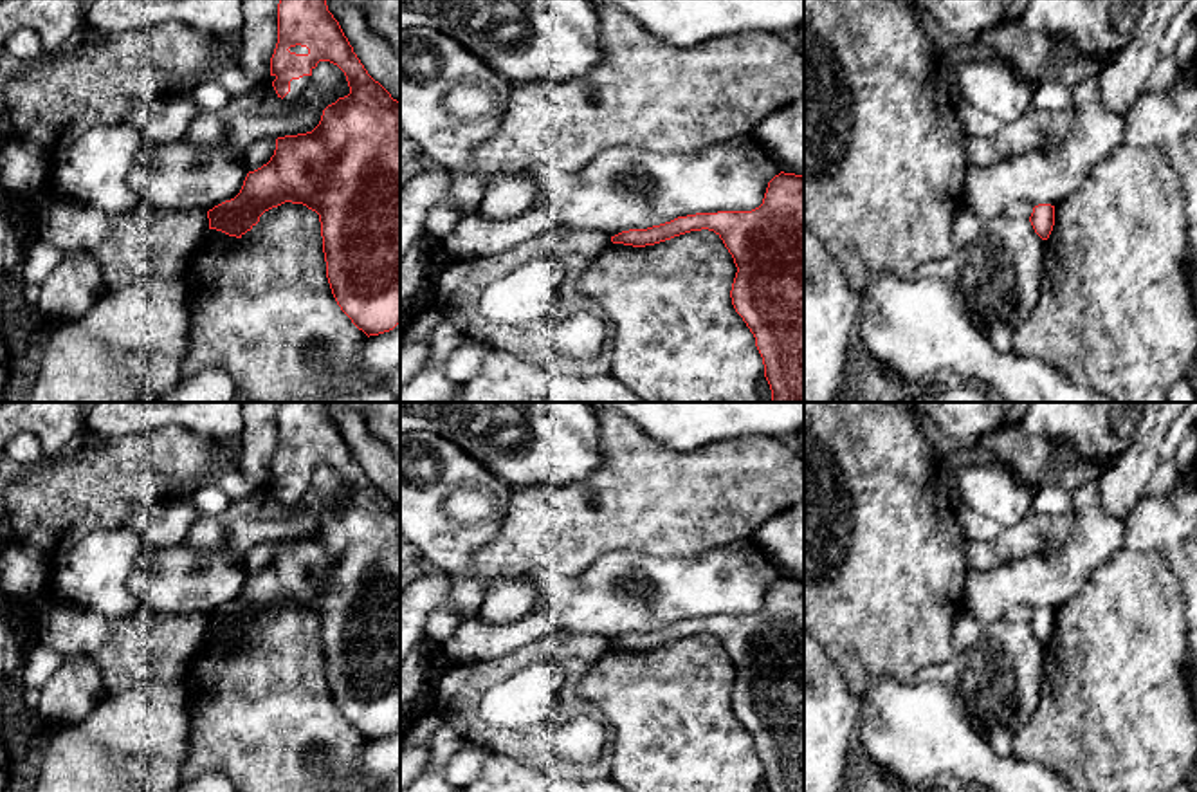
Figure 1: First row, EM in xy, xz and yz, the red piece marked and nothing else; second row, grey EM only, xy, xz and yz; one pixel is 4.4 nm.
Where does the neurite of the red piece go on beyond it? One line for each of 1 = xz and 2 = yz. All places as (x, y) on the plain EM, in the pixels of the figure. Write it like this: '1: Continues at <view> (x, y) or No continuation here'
1: No continuation here
2: No continuation here

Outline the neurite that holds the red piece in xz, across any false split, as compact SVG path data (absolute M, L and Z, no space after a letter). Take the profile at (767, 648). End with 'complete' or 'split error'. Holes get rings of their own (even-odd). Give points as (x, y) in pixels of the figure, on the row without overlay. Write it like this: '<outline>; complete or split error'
M775 579L763 608L752 615L678 621L647 633L622 635L611 646L645 651L701 633L714 635L734 662L732 709L755 741L770 792L804 792L804 579Z; complete

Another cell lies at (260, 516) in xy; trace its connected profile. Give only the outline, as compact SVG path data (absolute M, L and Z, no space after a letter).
M319 465L297 507L285 507L267 483L254 494L234 500L224 512L198 518L184 545L198 550L225 548L243 559L261 541L312 536L323 514L348 498L344 476L330 465Z

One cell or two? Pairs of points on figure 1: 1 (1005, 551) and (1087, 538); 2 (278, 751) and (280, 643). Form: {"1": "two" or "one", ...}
{"1": "two", "2": "one"}

